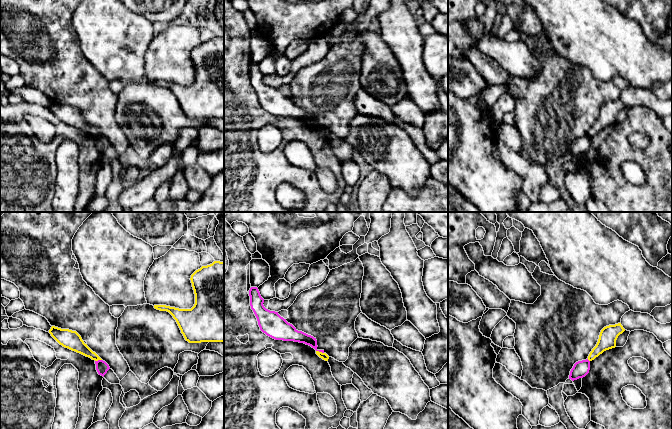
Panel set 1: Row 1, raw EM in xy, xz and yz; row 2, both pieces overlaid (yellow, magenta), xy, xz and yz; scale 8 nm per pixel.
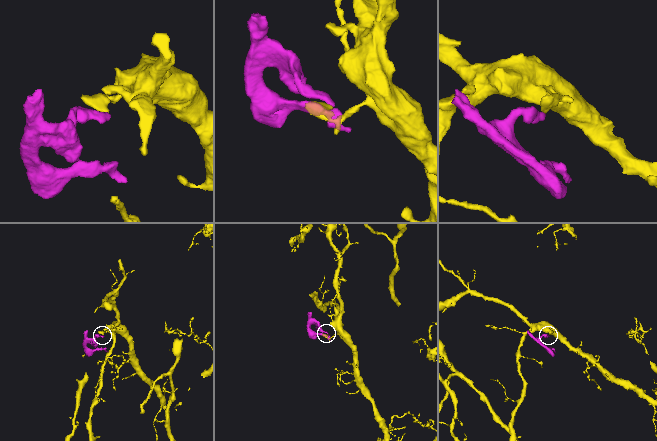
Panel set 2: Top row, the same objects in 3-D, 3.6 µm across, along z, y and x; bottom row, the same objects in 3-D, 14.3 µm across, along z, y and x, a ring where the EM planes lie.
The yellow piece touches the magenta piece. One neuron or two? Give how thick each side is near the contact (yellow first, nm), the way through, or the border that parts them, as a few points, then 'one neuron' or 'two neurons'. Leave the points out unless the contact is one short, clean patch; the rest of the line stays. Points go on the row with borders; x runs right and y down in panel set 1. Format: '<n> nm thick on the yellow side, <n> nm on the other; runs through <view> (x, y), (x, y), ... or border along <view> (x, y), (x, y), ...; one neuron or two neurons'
60 nm thick on the yellow side, 100 nm on the other; border along xz (316, 350), (323, 353); two neurons

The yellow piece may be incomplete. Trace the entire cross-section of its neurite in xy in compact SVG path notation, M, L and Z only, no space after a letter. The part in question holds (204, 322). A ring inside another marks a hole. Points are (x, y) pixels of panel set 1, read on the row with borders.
M214 261L191 275L195 304L191 309L154 305L169 312L189 343L224 342L224 262Z

